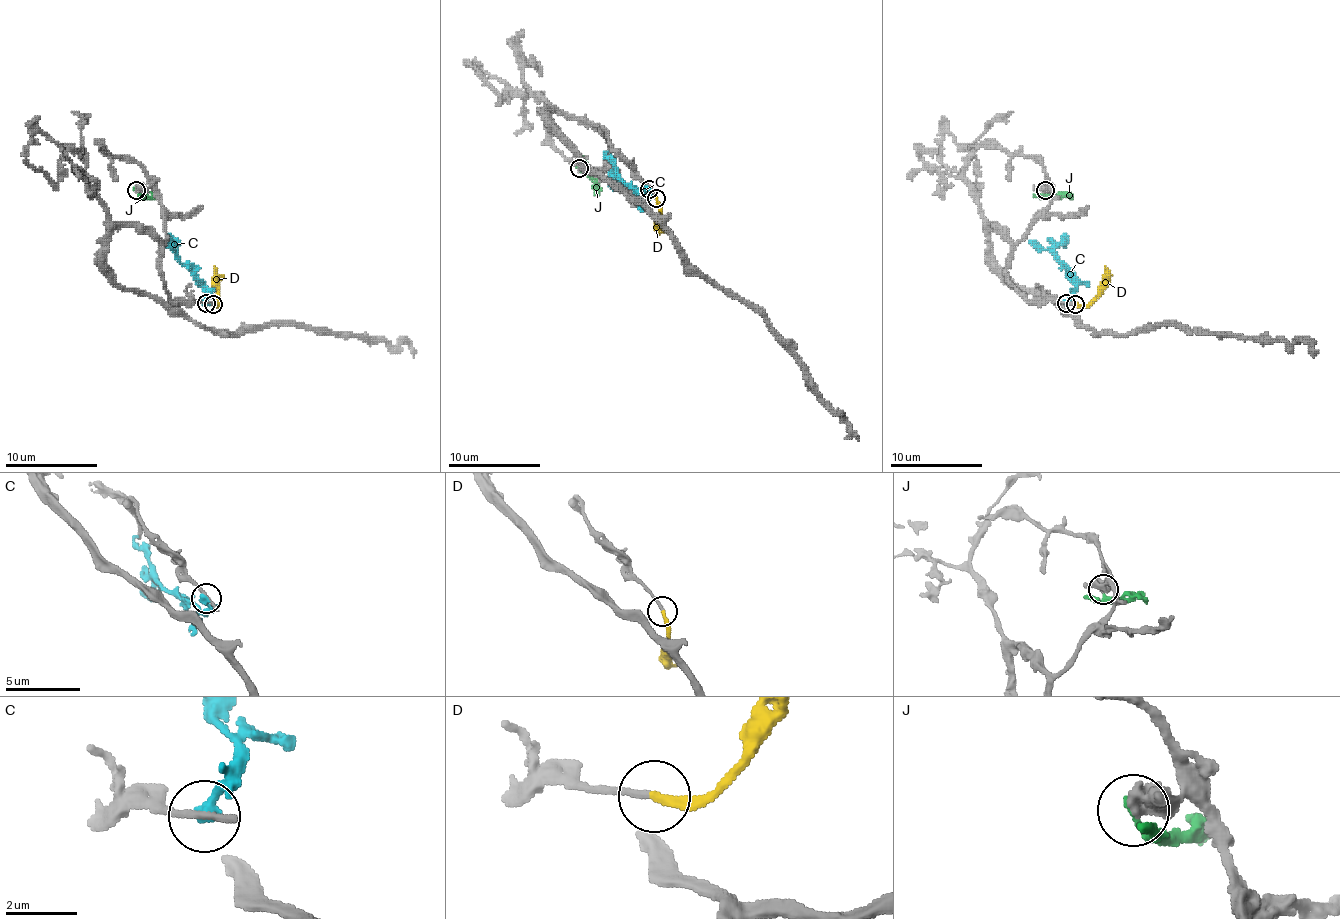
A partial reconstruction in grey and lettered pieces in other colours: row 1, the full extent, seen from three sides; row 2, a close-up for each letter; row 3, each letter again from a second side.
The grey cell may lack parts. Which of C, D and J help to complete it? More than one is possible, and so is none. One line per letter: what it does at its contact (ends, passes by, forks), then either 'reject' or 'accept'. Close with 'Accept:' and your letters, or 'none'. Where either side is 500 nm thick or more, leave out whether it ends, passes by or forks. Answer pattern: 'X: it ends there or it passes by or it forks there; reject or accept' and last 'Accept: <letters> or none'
C: it ends there; reject
D: it ends there; accept
J: it passes by; reject
Accept: D

